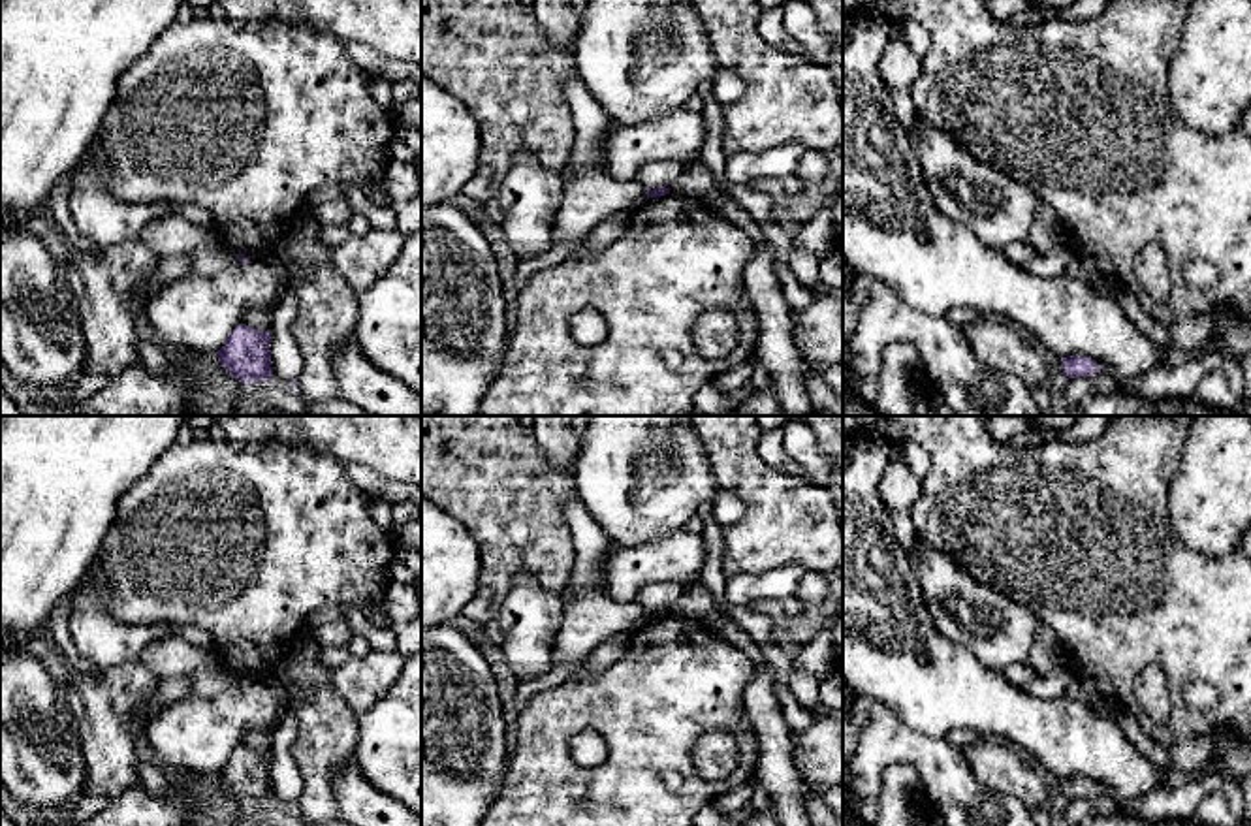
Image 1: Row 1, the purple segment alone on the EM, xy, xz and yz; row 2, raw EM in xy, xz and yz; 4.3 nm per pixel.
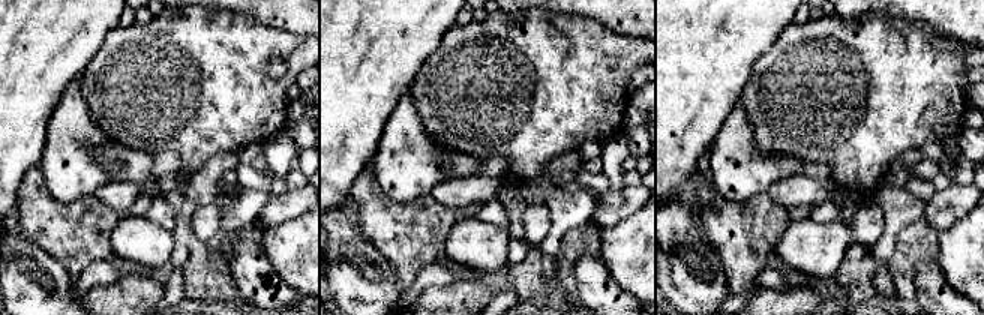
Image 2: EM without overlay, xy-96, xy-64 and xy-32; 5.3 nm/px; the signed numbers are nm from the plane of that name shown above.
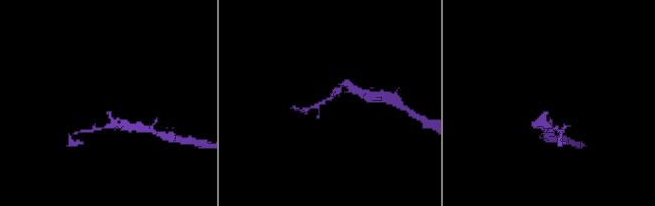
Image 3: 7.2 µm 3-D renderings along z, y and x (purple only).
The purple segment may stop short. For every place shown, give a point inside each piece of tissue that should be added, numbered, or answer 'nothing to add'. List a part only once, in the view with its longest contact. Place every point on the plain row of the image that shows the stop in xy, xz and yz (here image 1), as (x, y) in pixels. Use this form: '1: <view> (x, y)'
nothing to add

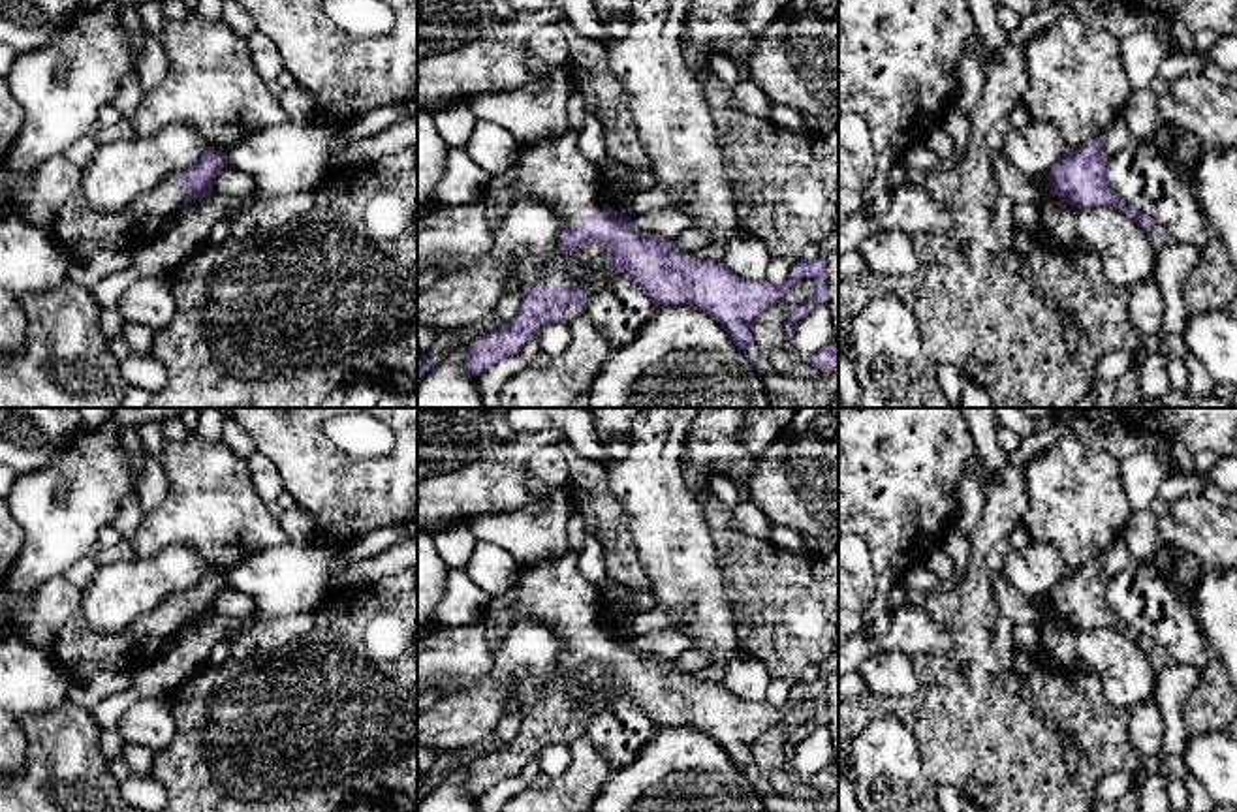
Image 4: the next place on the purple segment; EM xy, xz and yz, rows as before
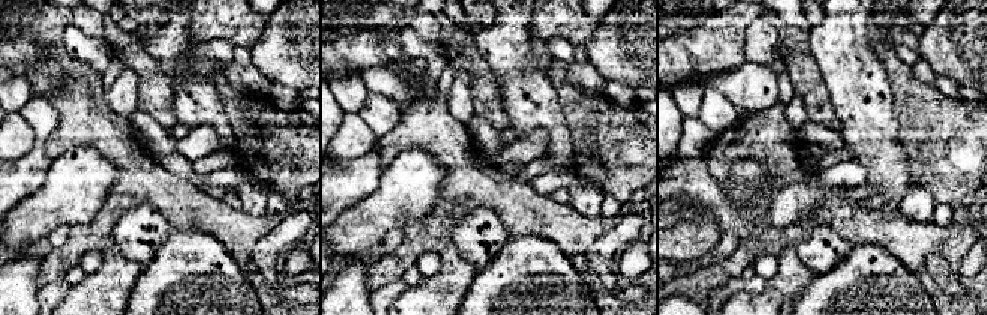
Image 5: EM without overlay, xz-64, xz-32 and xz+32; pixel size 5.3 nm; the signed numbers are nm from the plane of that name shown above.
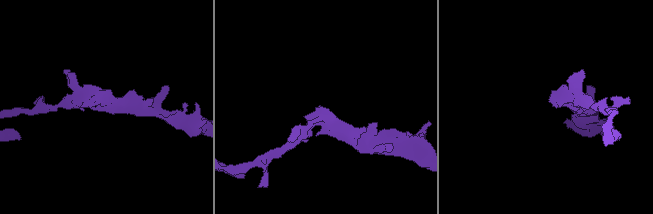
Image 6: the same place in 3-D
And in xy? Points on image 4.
1: xy (81, 651)

